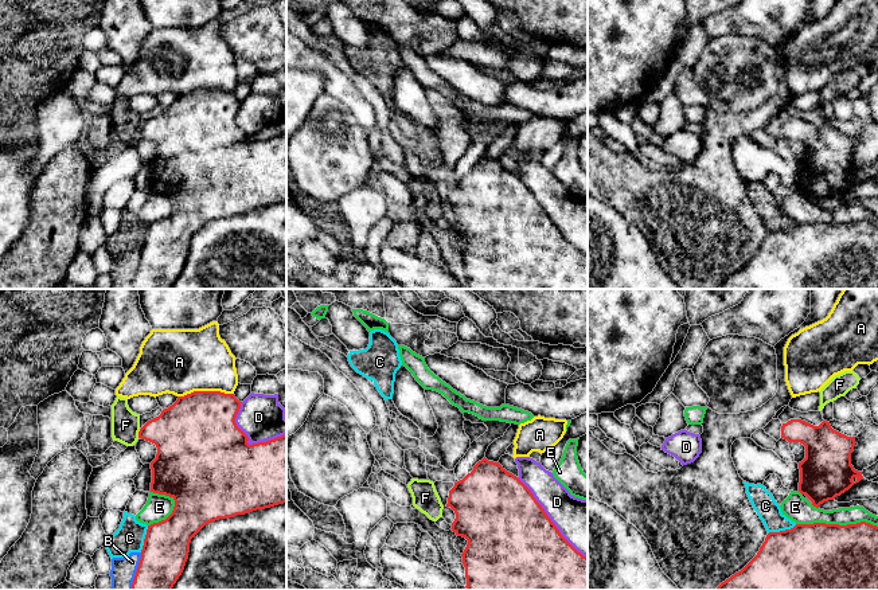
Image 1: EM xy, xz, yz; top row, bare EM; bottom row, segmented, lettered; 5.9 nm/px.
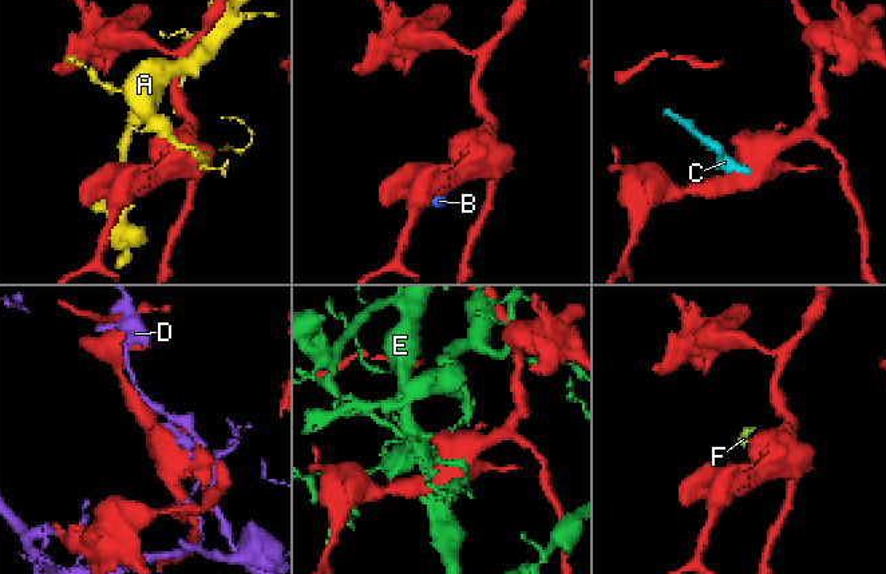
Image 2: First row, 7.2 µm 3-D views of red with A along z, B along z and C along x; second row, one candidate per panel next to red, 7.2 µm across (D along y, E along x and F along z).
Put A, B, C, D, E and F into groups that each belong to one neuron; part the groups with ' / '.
A / B C / D / E / F

